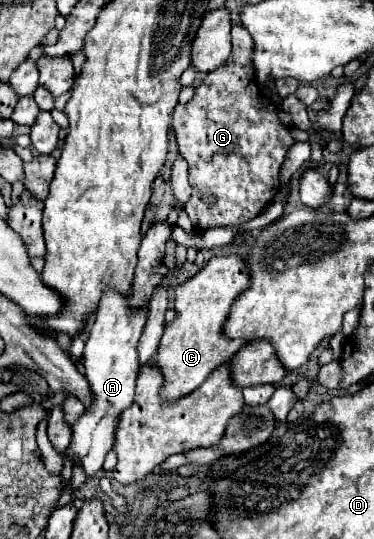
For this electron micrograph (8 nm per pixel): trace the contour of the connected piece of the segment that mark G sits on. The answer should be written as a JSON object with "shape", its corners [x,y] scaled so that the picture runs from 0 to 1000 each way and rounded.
{"shape":[[[620,45],[620,96],[604,119],[551,137],[508,189],[465,200],[476,282],[503,301],[513,341],[513,364],[492,390],[535,427],[631,419],[684,404],[743,360],[743,319],[786,267],[775,241],[743,223],[733,189],[701,182],[668,108],[668,63],[642,45]]]}

